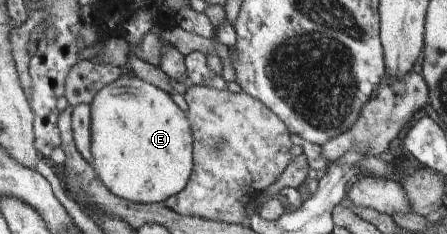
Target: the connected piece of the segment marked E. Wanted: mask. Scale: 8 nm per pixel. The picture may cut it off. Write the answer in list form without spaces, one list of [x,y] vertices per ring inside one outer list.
[[[121,76],[98,91],[90,103],[90,153],[92,169],[106,185],[110,193],[138,204],[160,204],[168,197],[182,192],[193,174],[192,163],[193,129],[184,111],[172,101],[166,91],[162,91],[141,76]]]

